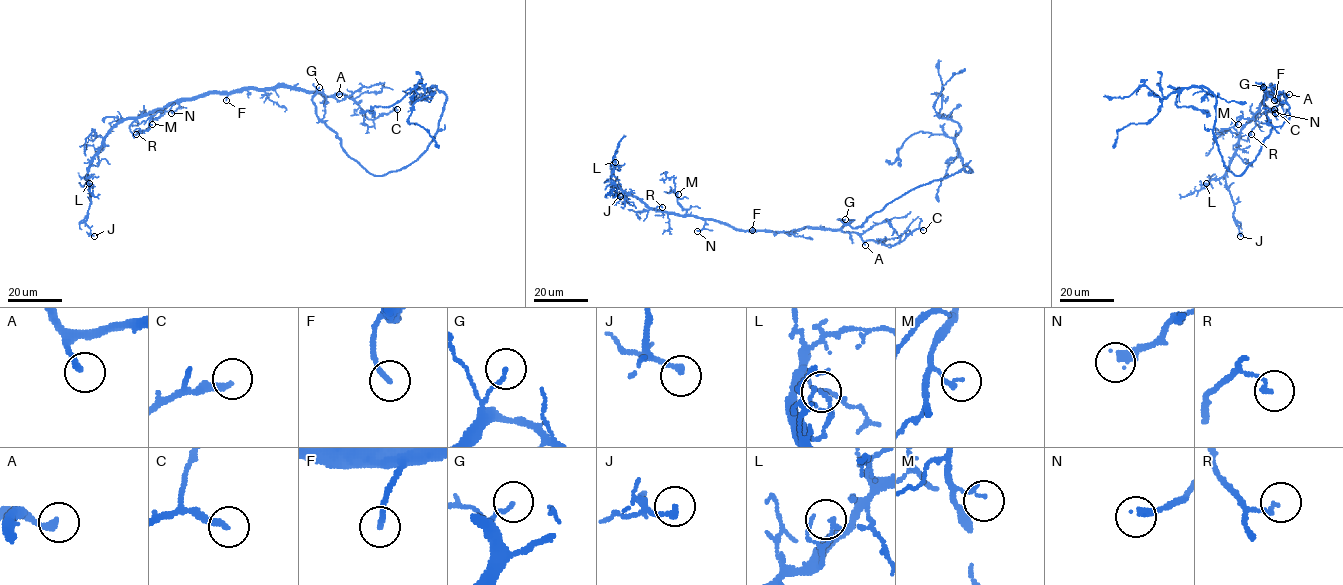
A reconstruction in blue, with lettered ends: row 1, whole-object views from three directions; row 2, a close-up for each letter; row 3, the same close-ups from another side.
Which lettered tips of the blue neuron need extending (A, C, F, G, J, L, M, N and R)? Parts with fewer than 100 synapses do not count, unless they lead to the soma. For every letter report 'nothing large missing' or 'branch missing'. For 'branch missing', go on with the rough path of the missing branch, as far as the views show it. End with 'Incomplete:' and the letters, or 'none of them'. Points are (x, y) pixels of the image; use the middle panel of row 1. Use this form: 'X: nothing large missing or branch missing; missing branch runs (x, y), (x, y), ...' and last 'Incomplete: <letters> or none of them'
A: branch missing; missing branch runs (865, 245), (870, 248), (874, 243), (899, 236), (923, 213), (930, 198), (927, 197)
C: nothing large missing
F: nothing large missing
G: nothing large missing
J: nothing large missing
L: nothing large missing
M: nothing large missing
N: nothing large missing
R: nothing large missing
Incomplete: A

